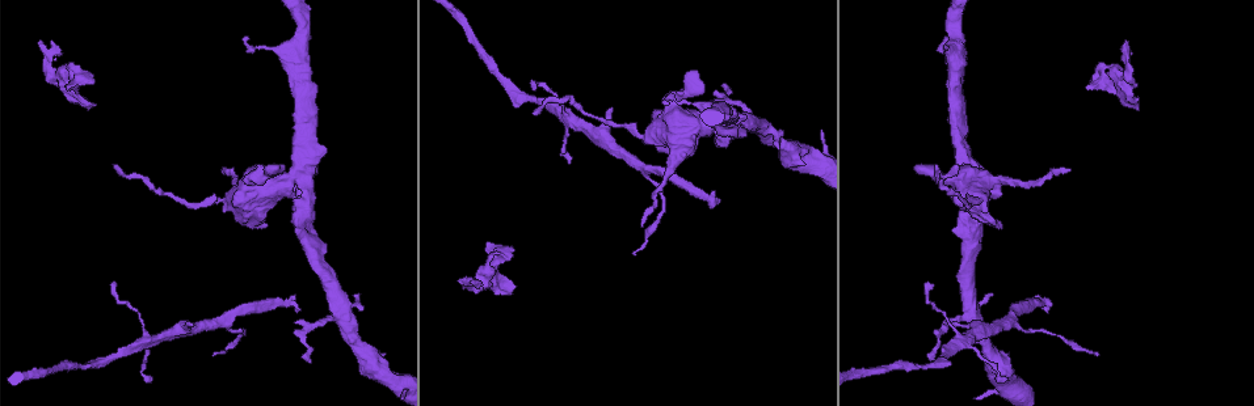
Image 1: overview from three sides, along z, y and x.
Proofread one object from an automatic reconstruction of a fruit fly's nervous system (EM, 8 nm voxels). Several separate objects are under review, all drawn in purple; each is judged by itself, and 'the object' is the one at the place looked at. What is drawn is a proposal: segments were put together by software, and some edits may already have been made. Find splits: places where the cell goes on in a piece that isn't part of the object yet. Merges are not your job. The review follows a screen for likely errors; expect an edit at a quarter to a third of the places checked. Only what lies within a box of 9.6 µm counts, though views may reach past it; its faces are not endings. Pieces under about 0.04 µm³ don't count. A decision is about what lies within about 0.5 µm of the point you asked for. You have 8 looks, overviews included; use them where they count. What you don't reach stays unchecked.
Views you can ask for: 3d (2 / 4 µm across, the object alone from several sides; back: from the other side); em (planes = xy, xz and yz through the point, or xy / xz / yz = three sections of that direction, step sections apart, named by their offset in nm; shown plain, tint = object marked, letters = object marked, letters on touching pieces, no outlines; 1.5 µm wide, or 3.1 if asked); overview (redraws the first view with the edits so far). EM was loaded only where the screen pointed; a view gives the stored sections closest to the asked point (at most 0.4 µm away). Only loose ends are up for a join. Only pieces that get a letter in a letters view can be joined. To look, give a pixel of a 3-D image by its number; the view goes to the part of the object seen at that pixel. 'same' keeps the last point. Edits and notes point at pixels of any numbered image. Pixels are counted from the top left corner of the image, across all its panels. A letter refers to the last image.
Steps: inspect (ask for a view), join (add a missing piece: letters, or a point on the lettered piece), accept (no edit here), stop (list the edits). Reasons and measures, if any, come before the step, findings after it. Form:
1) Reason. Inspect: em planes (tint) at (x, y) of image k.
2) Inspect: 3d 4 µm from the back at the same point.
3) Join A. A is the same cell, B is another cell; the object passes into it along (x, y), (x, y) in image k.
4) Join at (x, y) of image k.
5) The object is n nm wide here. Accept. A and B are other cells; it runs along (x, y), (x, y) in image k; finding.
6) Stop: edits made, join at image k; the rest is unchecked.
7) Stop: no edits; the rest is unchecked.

Branch stops here. Inspect: em yz step 4 (letters) at (513, 250) of image 1.

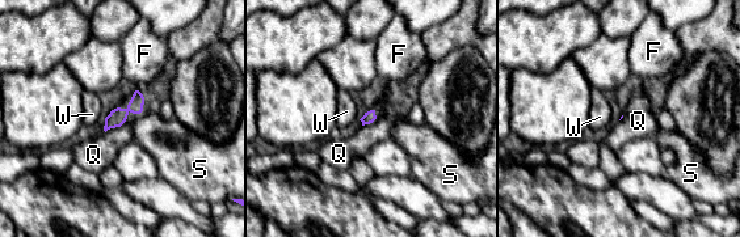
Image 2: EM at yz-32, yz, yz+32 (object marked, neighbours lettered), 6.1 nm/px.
Inspect: em planes (letters) at the same point.

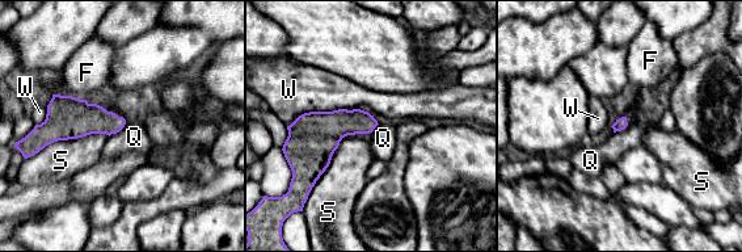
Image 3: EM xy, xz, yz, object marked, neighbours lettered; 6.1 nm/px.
Accept. F, Q, S and W are other cells; a border runs along (627, 117), (627, 125), (614, 133) in image 3; none of them fits.

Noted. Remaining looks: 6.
Thin end. Inspect: em planes (letters) at (642, 227) of image 1.

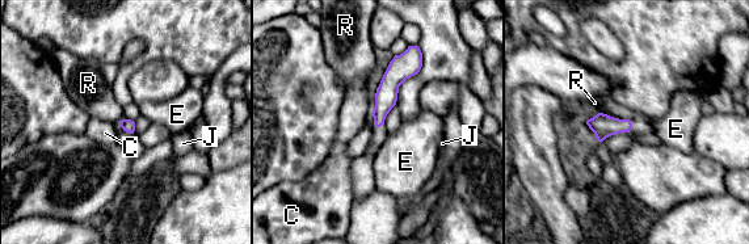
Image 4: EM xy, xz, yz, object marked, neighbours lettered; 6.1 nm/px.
Accept. C, E, J and R are other cells; a border runs along (122, 120), (120, 125) in image 4; no lettered piece goes on from it.

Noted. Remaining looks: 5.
Free end. Inspect: em planes (letters) at (720, 201) of image 1.

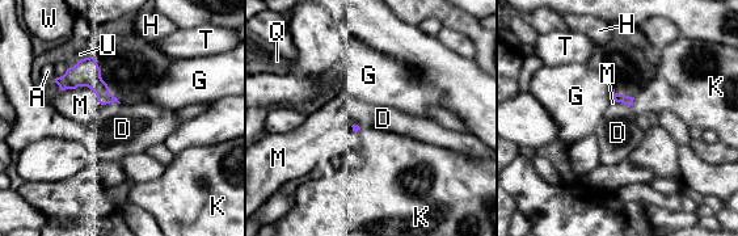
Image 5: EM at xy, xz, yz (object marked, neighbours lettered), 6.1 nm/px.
Accept. A, D, G, H, K, M, Q, T, U and W are other cells; a border runs along (616, 101), (631, 106) in image 5; no lettered piece goes on from it.

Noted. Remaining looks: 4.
Stop: no edits; the rest is unchecked.

